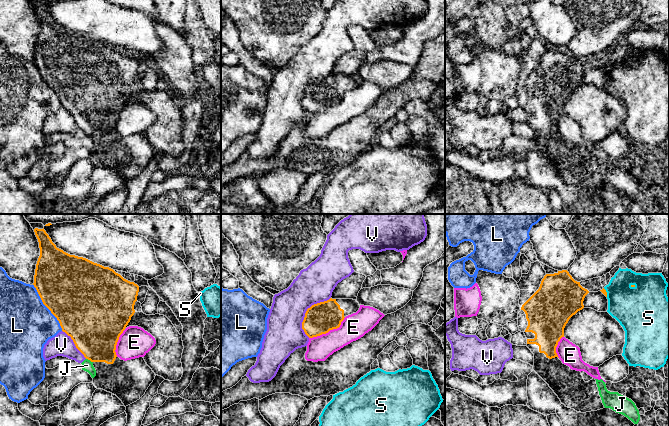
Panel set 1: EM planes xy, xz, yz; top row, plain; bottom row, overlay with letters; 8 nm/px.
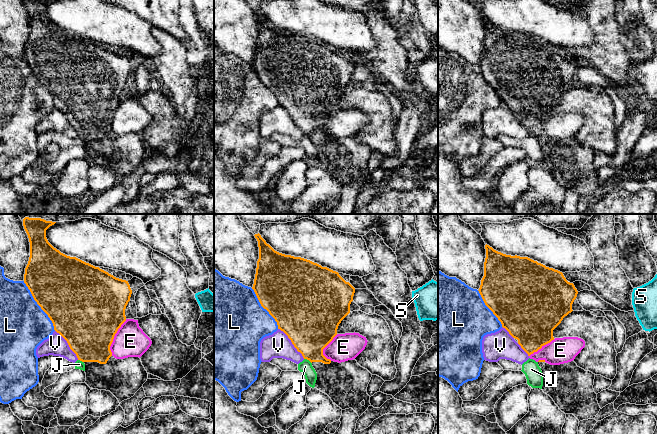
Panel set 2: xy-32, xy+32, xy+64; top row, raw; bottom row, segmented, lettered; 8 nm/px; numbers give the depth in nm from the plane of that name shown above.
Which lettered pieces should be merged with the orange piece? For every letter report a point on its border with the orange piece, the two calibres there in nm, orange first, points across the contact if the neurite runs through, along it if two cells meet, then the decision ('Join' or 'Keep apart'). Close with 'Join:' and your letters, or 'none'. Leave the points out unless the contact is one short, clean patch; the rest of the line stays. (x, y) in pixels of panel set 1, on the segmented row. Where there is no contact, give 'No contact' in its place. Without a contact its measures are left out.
E: Touches orange at xz (328, 331). Thickness 240 nm (orange) against 200 nm. Keep apart
J: Touches orange at xy (89, 359). Thickness 400 nm (orange) against 90 nm. Boundary: xy (86, 358), (92, 362). Keep apart
L: Touches orange at xy (46, 306). Thickness 500 nm (orange) against 420 nm. Keep apart
S: Touches orange at yz (633, 285). Thickness 20 nm (orange) against 440 nm. Keep apart
V: Touches orange at xz (306, 312). Thickness 240 nm (orange) against 300 nm. Keep apart
Join: none

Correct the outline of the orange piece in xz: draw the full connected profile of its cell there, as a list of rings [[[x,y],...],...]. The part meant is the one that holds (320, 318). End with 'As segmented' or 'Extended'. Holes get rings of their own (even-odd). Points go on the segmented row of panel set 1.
[[[332,299],[312,305],[307,309],[302,329],[309,338],[328,333],[340,327],[348,315],[356,313],[359,303],[353,299]]]. Extended

